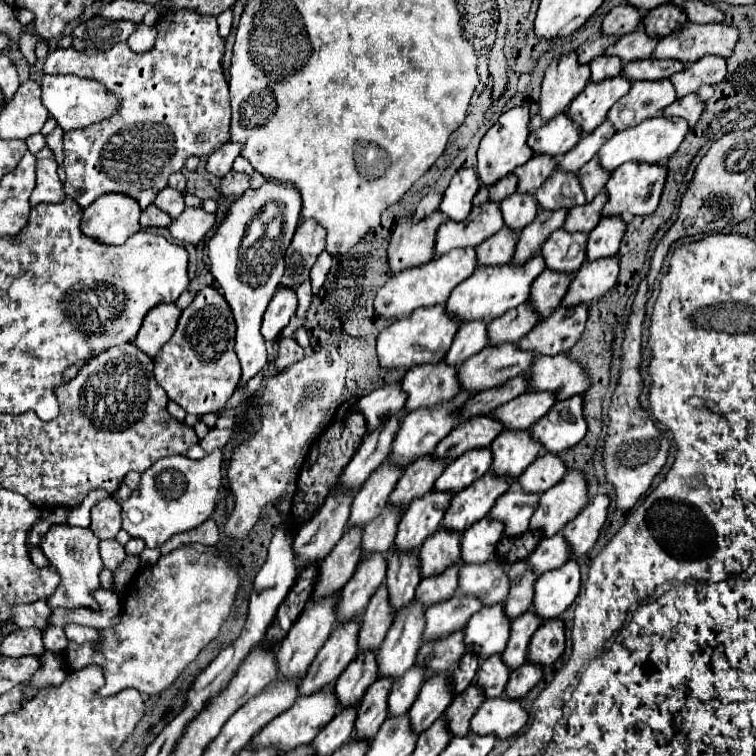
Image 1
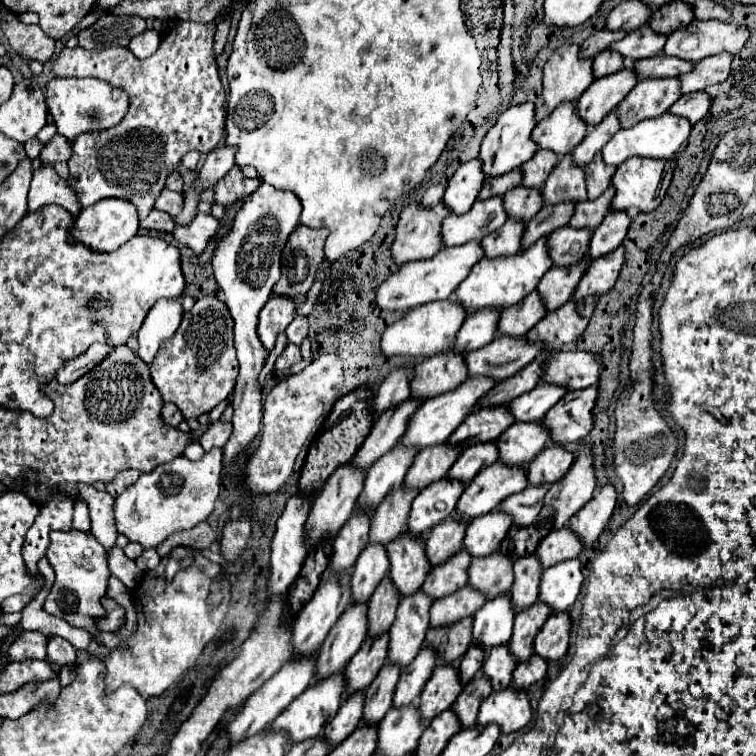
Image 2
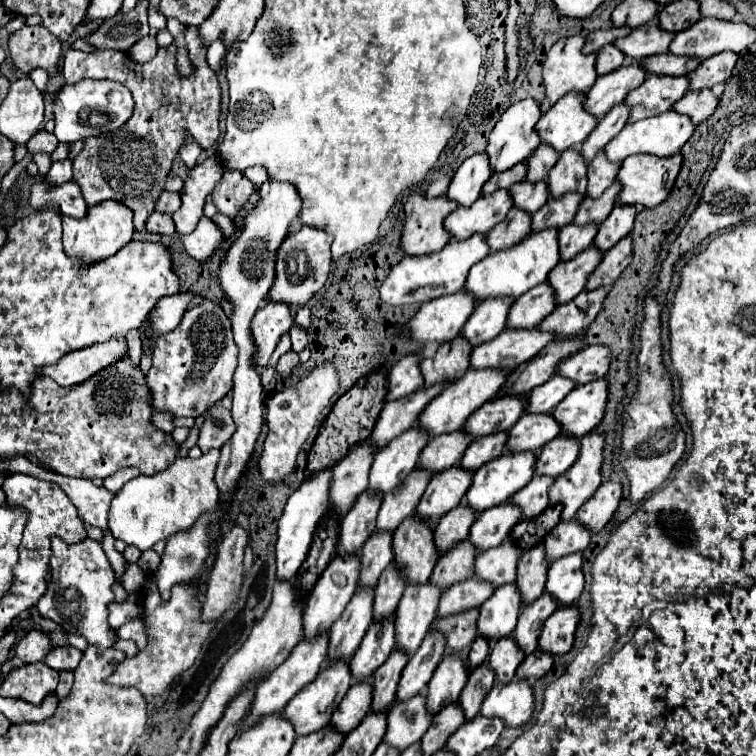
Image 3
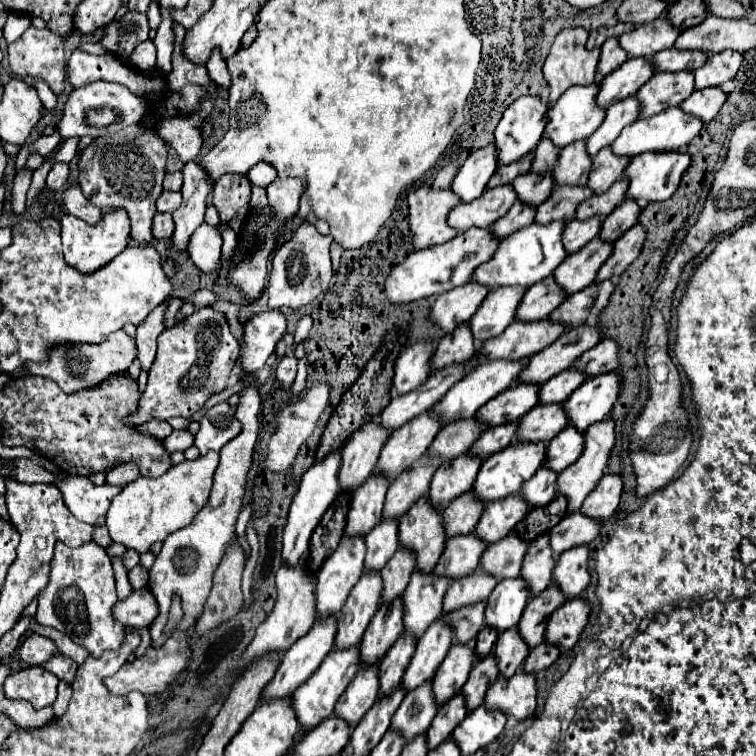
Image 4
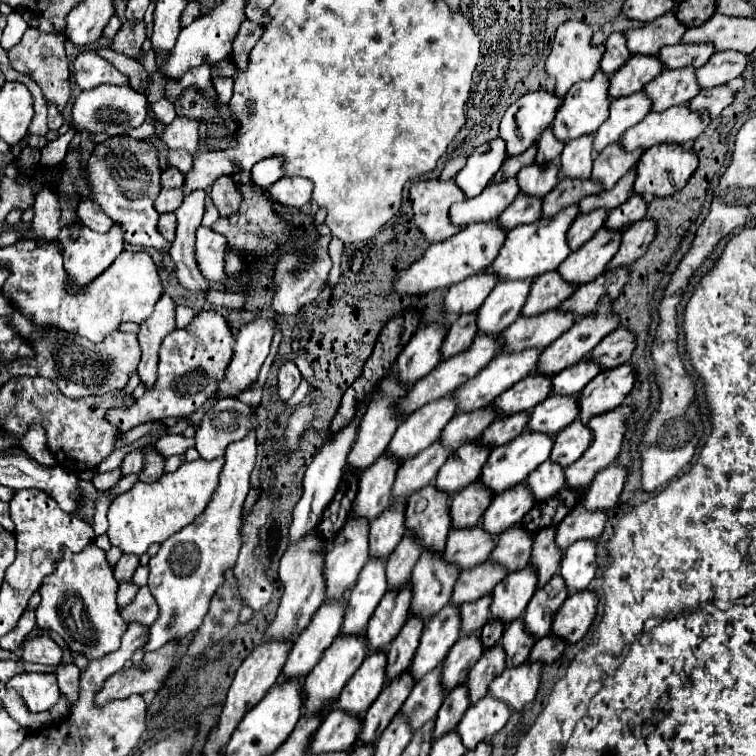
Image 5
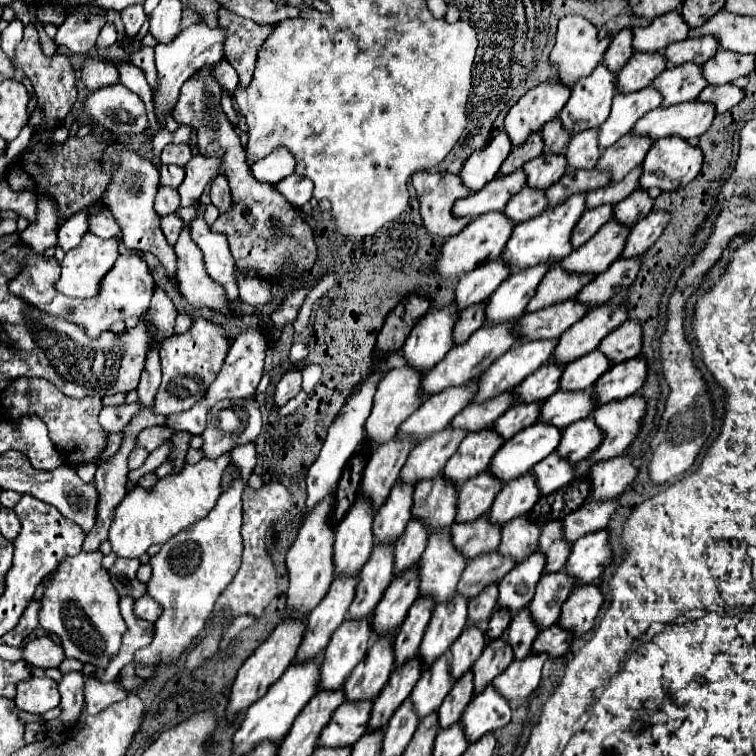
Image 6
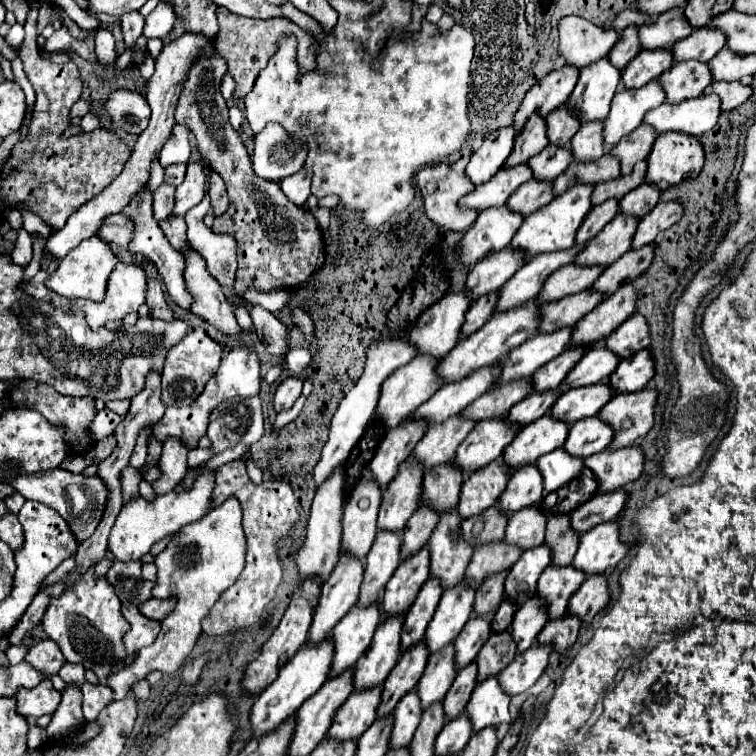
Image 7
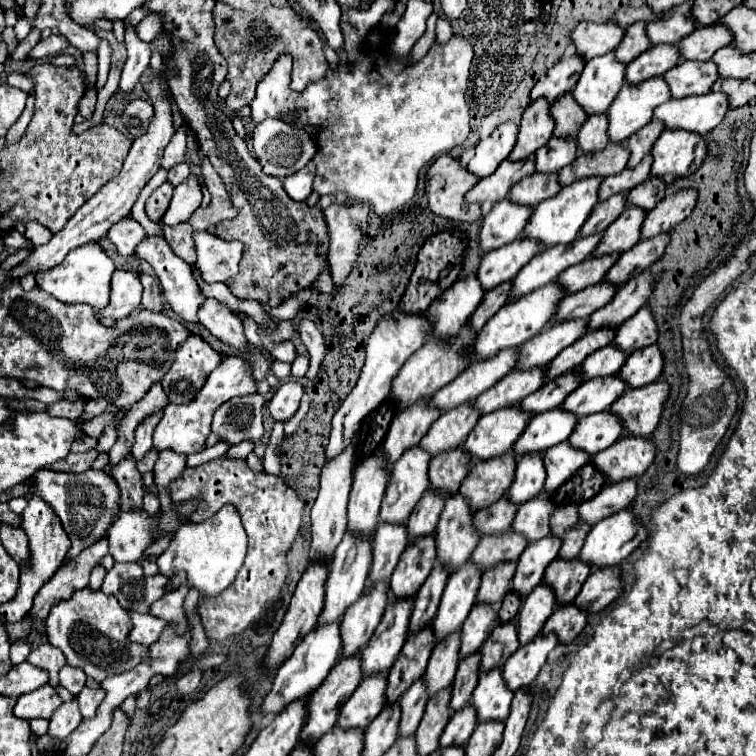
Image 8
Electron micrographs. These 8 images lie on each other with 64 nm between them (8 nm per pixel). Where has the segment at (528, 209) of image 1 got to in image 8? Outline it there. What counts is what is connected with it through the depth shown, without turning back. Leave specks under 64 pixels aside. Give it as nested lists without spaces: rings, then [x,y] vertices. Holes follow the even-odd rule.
[[[552,136],[546,146],[536,150],[536,170],[540,172],[558,172],[562,166],[576,158],[578,144],[574,136]]]

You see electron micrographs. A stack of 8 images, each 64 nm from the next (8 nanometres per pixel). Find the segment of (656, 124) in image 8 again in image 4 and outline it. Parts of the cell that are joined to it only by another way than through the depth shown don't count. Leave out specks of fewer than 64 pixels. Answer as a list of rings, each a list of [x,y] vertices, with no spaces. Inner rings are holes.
[[[610,146],[600,150],[592,158],[592,170],[590,170],[588,188],[592,188],[596,194],[606,192],[624,174],[628,162],[630,162],[630,158],[616,156]]]

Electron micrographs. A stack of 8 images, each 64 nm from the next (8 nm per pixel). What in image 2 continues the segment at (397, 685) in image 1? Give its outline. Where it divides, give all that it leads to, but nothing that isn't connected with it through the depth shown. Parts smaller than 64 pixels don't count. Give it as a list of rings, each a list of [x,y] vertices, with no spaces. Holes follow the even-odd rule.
[[[422,648],[420,654],[416,656],[416,660],[412,660],[400,674],[396,692],[394,692],[394,706],[406,706],[412,704],[424,690],[426,682],[432,676],[432,670],[436,666],[438,658],[436,658],[436,650],[432,648]]]

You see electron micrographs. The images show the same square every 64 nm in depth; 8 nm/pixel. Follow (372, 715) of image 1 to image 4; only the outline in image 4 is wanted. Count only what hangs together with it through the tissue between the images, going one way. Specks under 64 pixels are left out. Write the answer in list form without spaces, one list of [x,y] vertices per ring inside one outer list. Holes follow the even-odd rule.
[[[402,634],[394,644],[392,650],[386,652],[386,656],[380,662],[380,696],[390,694],[404,676],[406,666],[410,664],[416,650],[416,638],[410,634]]]

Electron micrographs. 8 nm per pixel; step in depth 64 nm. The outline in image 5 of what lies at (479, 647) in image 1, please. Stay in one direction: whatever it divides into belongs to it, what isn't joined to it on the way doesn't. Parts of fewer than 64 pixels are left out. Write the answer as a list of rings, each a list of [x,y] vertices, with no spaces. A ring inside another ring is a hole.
[[[528,564],[526,568],[510,572],[502,582],[498,582],[492,590],[492,618],[498,618],[506,624],[520,618],[532,594],[536,592],[536,580],[538,572]]]

